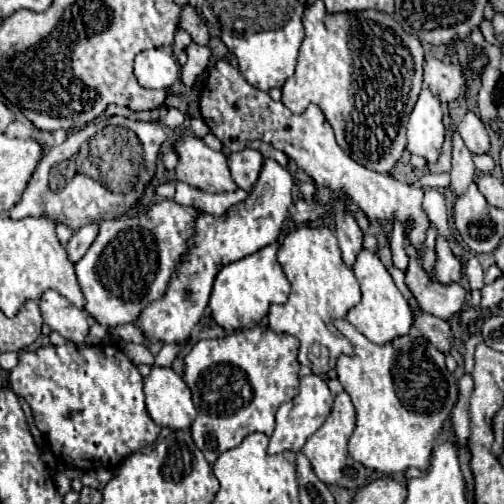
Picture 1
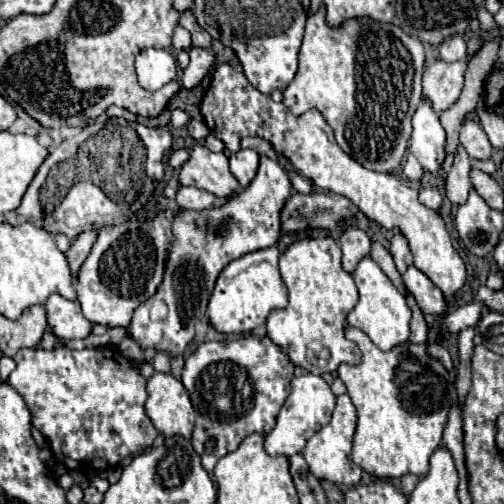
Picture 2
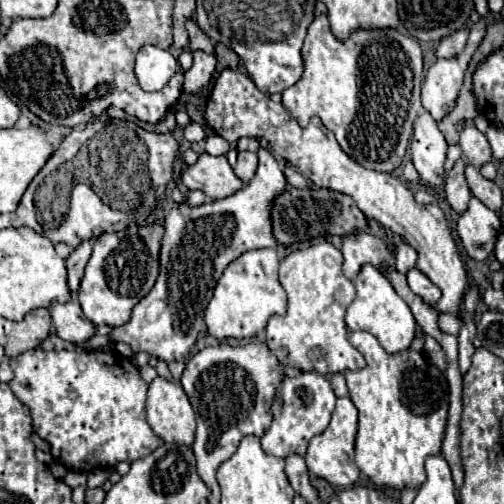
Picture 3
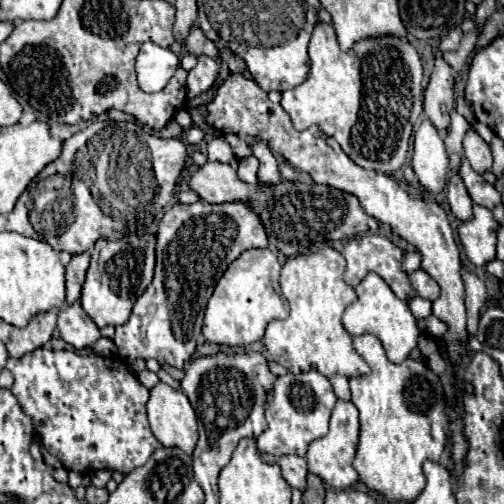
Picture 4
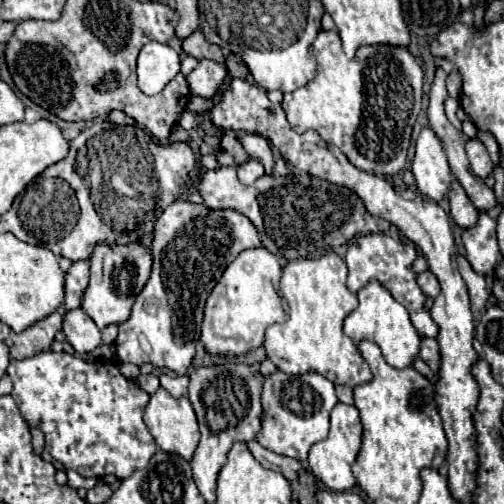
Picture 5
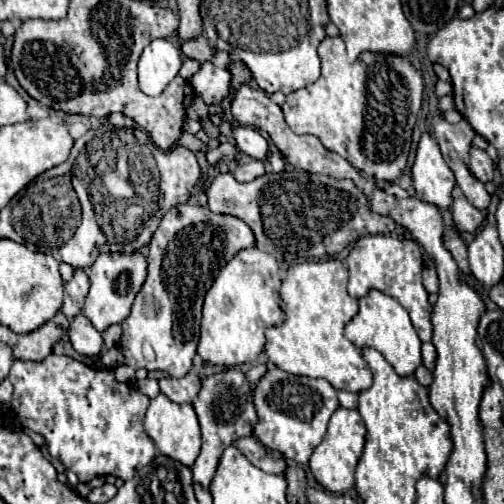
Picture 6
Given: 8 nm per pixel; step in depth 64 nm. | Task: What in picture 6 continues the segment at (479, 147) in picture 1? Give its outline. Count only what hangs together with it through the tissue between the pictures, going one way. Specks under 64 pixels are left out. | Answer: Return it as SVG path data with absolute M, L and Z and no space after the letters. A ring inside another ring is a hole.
M476 146L470 148L470 170L480 182L490 182L494 180L494 166L486 150L480 150Z

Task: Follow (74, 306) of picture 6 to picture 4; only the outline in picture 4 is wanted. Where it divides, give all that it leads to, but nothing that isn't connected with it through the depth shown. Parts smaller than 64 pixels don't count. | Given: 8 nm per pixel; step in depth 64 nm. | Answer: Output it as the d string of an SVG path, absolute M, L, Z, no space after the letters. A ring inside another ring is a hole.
M82 252L72 256L72 260L66 266L66 302L68 304L80 298L80 290L86 280L88 262L90 262L90 252Z

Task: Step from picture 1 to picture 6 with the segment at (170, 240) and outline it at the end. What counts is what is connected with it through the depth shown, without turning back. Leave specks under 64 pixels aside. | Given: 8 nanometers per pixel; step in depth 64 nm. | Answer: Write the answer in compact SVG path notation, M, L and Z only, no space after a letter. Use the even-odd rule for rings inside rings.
M102 252L92 268L88 270L90 276L90 292L82 306L82 312L90 318L98 332L104 332L112 324L120 324L132 308L136 294L140 292L146 280L146 256L142 252Z

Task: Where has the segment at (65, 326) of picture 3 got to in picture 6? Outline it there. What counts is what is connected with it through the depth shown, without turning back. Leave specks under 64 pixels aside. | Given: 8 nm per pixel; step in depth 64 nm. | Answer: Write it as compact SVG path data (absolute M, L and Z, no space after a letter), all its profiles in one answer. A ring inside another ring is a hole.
M76 314L70 320L68 336L70 336L70 342L72 342L74 350L78 354L84 354L84 356L100 354L102 344L104 344L102 334L96 328L92 328L92 322L84 314Z

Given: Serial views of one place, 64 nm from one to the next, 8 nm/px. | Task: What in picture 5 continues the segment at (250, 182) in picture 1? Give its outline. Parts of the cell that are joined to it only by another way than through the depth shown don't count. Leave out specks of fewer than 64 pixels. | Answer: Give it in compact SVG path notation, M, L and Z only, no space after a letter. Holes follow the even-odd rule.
M248 160L238 166L238 180L242 184L254 184L260 176L264 176L264 166L258 160Z

